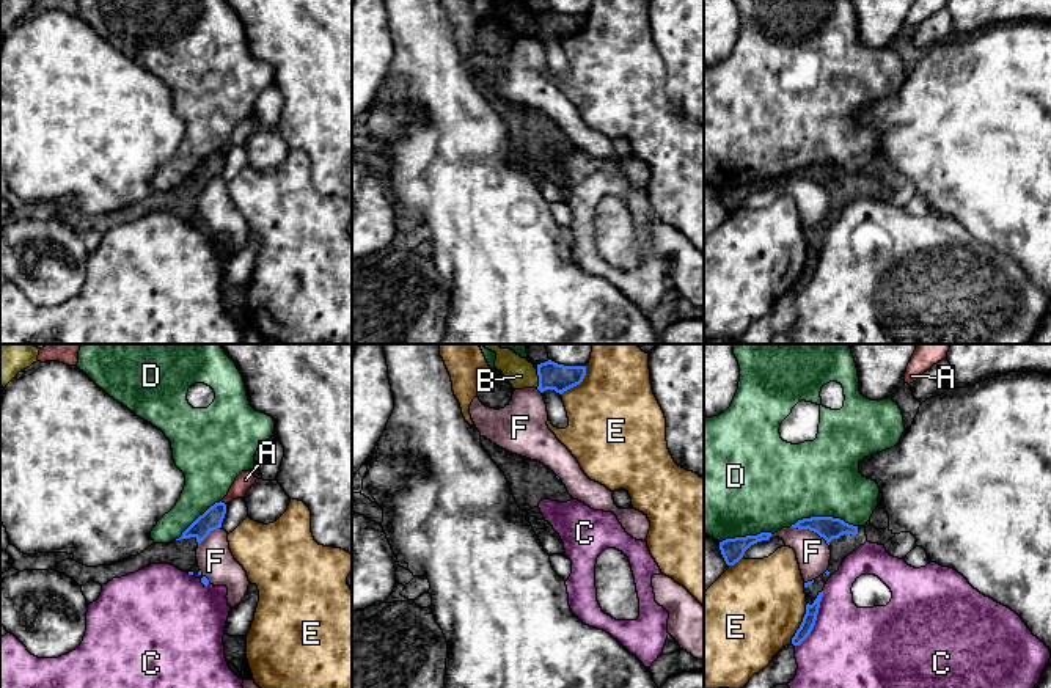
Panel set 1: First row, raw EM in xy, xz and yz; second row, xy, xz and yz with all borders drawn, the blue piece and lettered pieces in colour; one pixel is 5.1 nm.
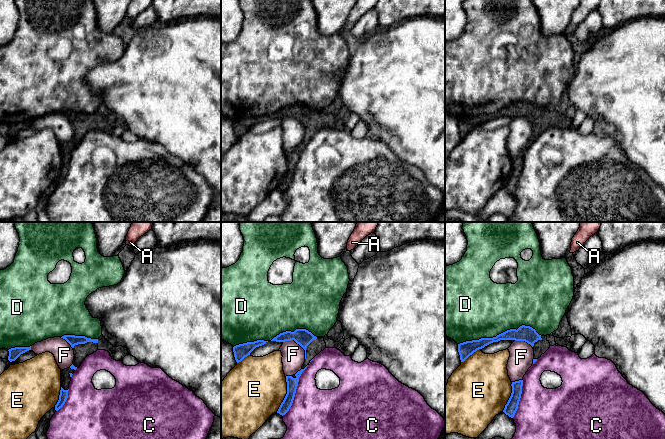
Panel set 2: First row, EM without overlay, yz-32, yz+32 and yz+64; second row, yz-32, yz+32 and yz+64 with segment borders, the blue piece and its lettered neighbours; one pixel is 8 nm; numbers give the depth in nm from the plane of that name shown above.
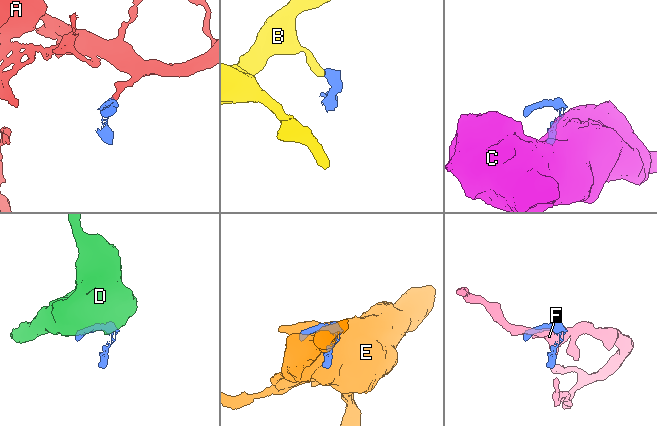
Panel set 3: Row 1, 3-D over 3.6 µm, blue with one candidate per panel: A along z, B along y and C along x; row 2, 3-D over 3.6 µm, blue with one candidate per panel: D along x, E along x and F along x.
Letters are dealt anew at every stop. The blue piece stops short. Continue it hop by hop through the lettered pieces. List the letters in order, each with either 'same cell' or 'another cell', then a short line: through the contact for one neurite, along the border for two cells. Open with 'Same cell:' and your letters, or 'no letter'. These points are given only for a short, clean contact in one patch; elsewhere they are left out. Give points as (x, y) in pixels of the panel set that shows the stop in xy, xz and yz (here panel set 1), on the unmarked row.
Same cell: no letter
A: another cell | xy (220, 150), (225, 153)
B: another cell | xz (536, 18), (538, 35)
C: another cell
D: another cell
E: another cell
F: another cell

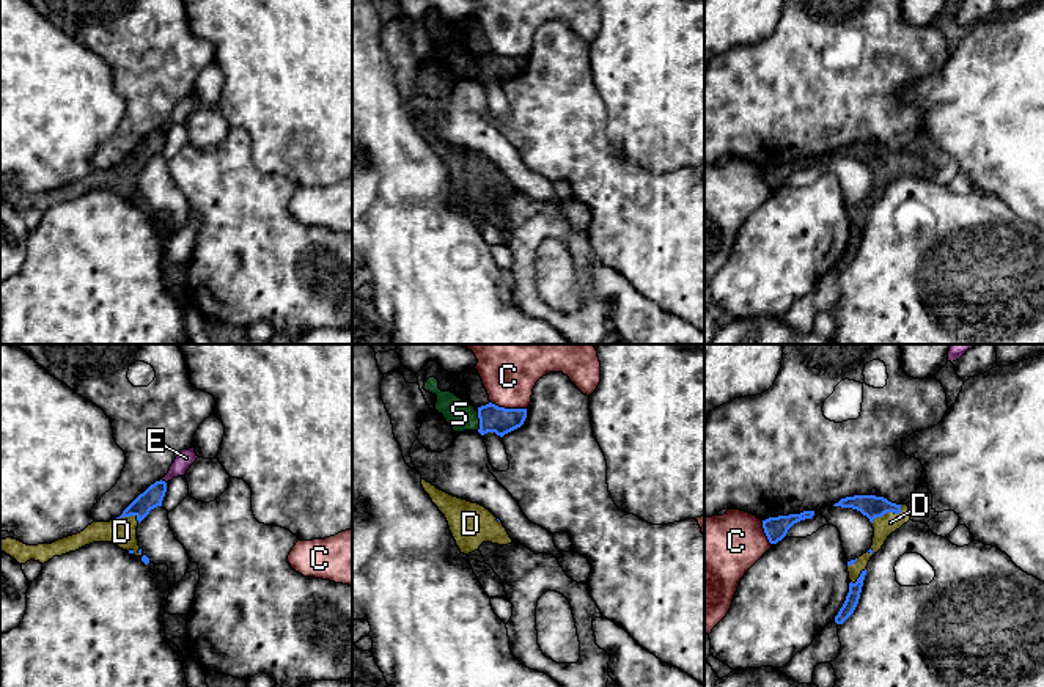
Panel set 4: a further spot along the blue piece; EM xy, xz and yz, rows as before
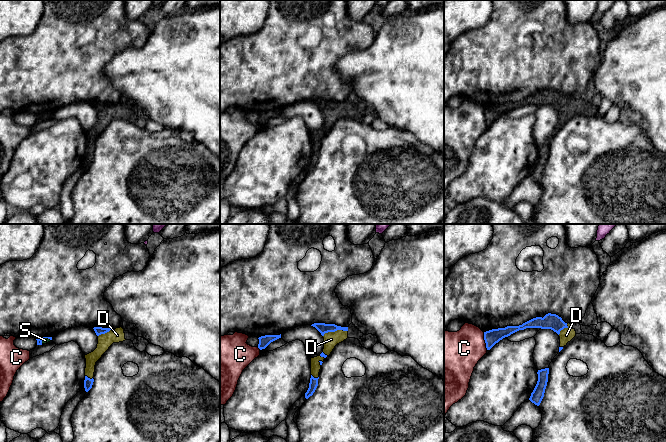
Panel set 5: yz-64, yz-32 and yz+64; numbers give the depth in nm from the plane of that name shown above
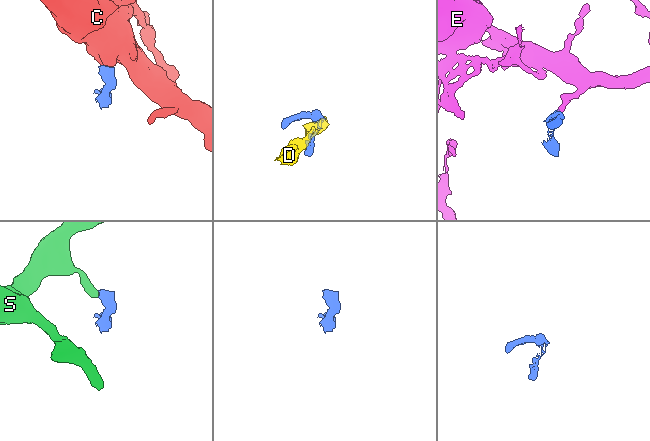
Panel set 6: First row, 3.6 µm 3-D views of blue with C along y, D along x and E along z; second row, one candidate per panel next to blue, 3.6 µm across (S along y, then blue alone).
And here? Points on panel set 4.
Same cell: D
C: another cell | xz (491, 49), (505, 55), (525, 57)
D: same cell
E: another cell | xy (161, 128), (165, 131)
S: another cell | xz (477, 60), (478, 77)

